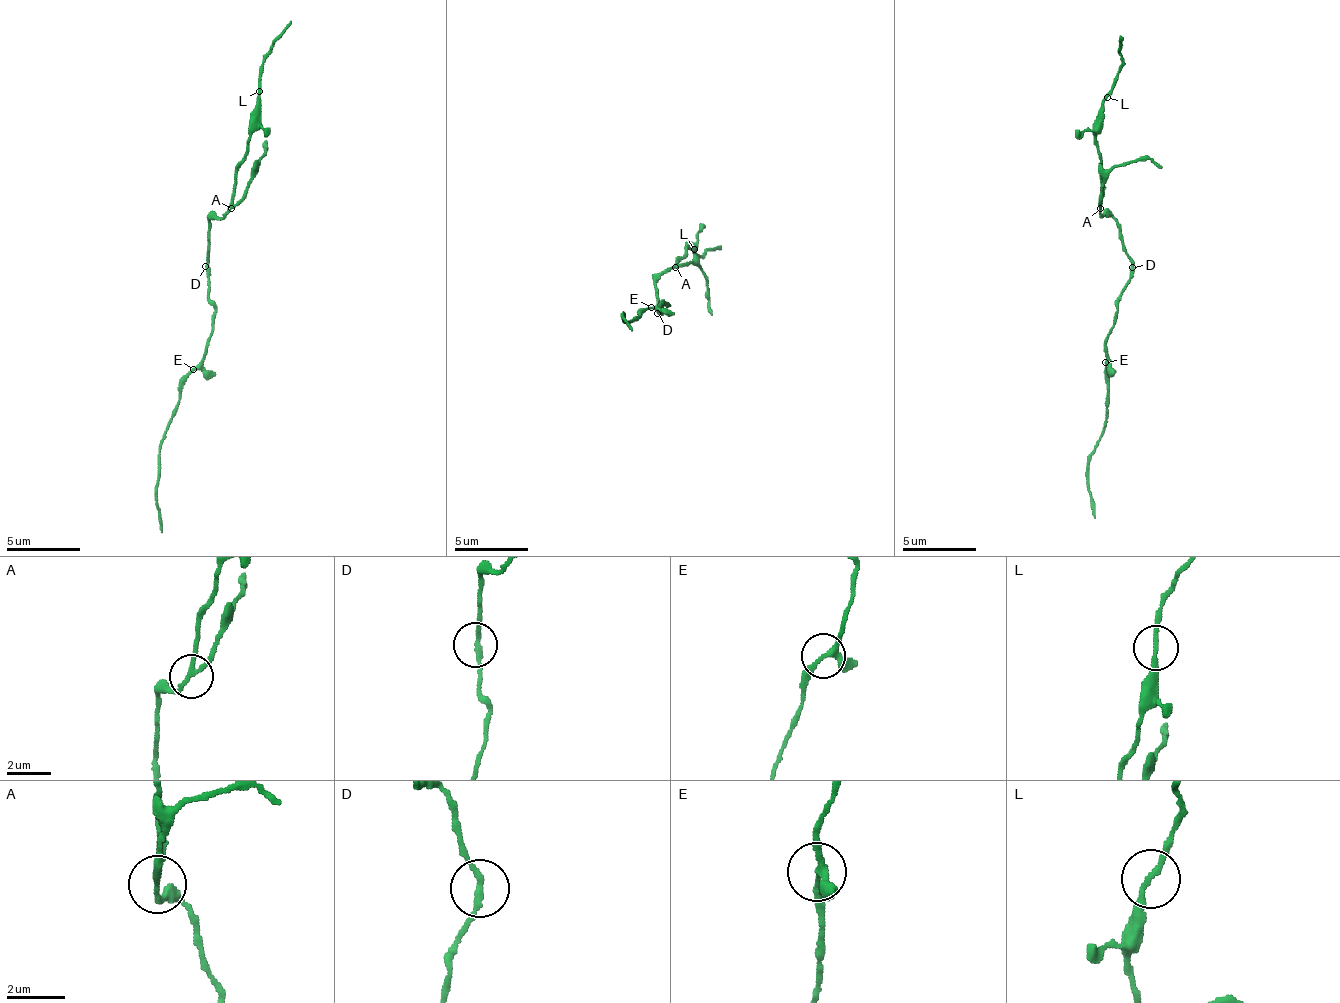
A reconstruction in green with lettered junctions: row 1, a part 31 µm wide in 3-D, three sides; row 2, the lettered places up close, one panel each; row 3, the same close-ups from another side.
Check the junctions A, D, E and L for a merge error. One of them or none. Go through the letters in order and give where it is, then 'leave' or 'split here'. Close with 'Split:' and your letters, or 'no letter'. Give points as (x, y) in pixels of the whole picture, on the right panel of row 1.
A: (1100, 208) | split here
D: (1132, 267) | leave
E: (1105, 362) | leave
L: (1107, 97) | leave
Split: A

